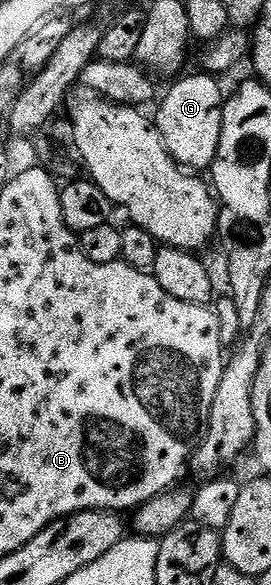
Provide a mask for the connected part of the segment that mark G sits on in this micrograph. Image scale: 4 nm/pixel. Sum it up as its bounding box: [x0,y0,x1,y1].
[154,71,226,171]

